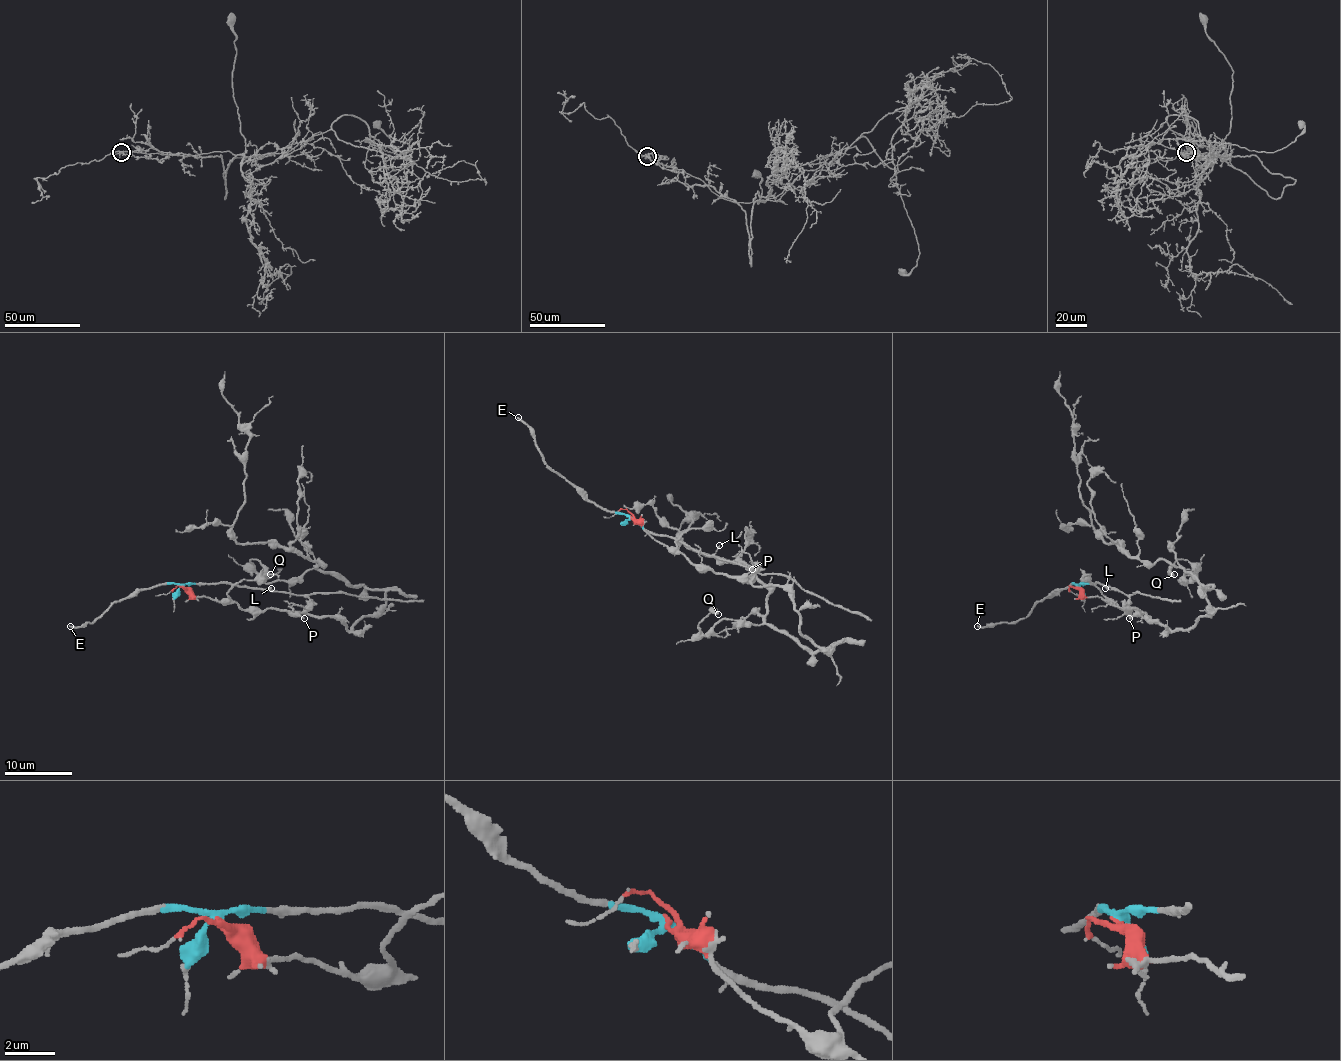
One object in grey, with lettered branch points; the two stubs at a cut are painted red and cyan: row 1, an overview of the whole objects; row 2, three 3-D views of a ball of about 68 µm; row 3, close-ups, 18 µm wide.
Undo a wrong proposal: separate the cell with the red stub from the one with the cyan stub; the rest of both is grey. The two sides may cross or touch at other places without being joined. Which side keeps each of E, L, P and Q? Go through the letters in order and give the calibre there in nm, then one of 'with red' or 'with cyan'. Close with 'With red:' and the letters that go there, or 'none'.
E: 240 nm thick; with cyan
L: 180 nm thick; with cyan
P: 140 nm thick; with red
Q: 320 nm thick; with red
With red: P, Q

